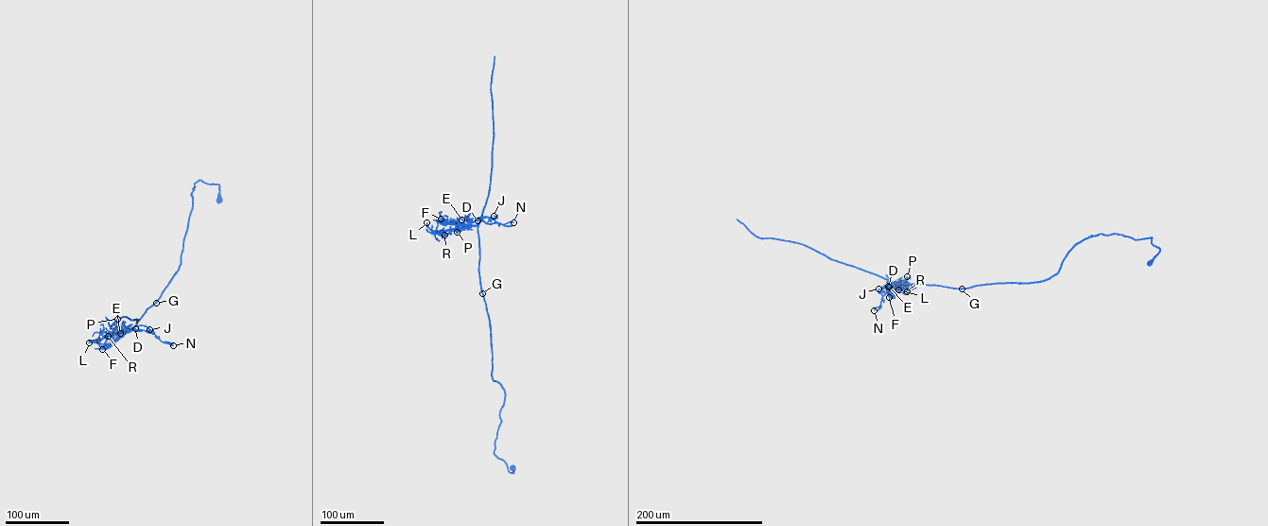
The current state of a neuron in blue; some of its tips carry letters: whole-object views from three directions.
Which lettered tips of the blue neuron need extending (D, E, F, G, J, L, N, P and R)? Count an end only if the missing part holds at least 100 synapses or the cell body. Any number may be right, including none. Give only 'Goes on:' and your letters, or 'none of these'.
Goes on: none of these

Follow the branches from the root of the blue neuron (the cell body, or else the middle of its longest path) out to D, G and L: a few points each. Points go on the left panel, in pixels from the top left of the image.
D: (218, 201), (218, 184), (200, 180), (194, 184), (179, 268), (158, 300), (130, 330), (135, 328)
G: (218, 201), (218, 184), (200, 180), (194, 184), (181, 262), (156, 303)
L: (218, 201), (218, 184), (200, 180), (195, 184), (181, 262), (160, 296), (131, 328), (89, 342)

